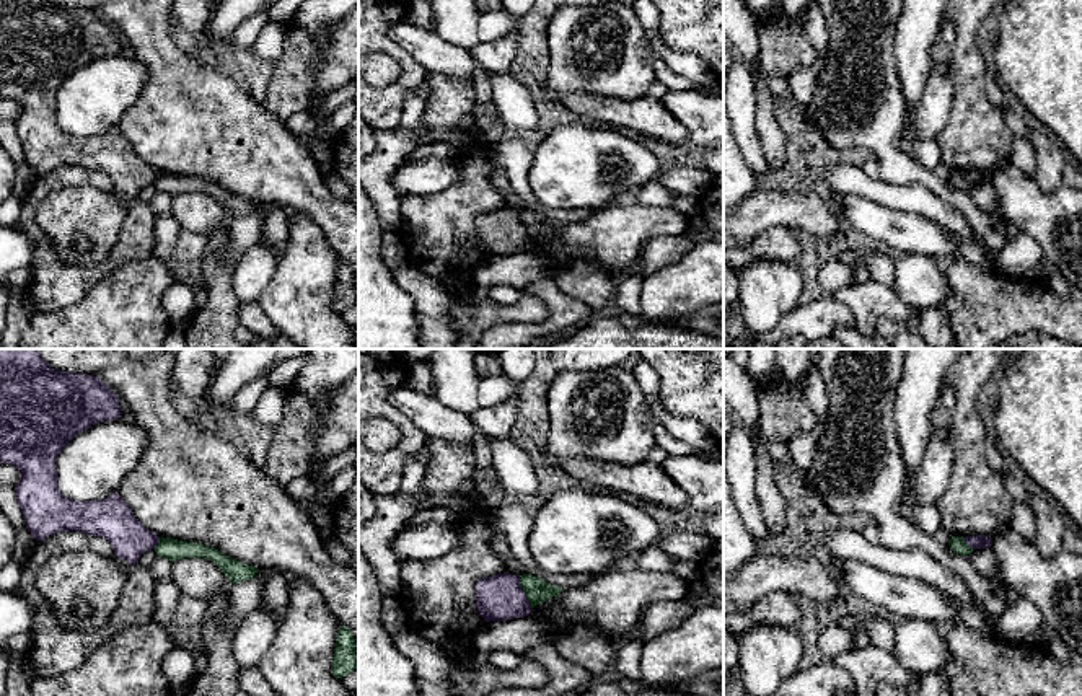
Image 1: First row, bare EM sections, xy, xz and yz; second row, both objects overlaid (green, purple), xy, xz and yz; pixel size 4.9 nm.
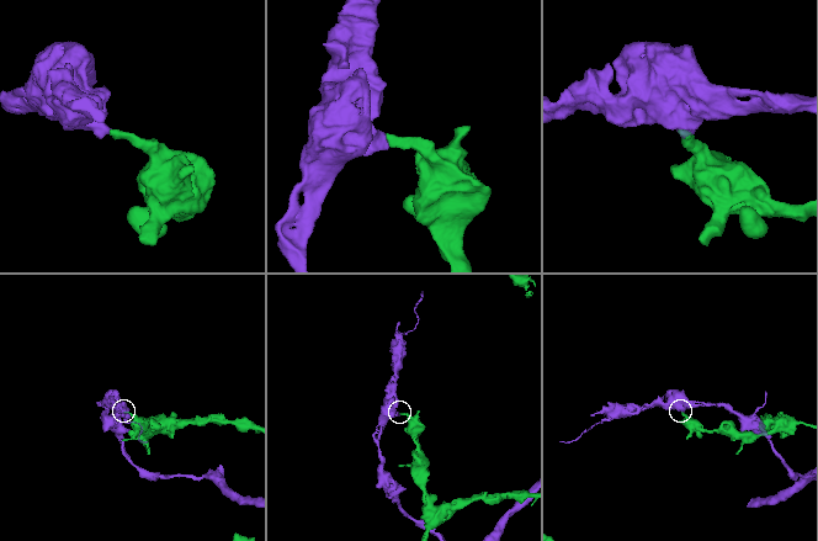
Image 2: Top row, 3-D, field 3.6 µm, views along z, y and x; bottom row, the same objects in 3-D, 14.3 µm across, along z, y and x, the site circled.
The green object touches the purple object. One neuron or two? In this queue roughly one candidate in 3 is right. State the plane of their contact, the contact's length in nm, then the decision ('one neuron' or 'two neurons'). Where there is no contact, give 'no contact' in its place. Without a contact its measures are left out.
meets green in xz; contact 170 nm long; two neurons

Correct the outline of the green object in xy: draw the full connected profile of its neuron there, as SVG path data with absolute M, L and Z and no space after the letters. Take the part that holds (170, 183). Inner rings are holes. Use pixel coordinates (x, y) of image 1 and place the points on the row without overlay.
M160 173L158 179L155 181L155 187L156 191L169 194L171 197L184 192L205 192L222 204L231 220L253 214L257 209L257 202L235 196L218 184L204 181L200 178Z

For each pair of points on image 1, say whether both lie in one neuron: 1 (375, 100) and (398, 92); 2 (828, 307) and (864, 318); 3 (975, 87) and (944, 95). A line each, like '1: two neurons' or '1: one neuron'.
1: one neuron
2: two neurons
3: two neurons

